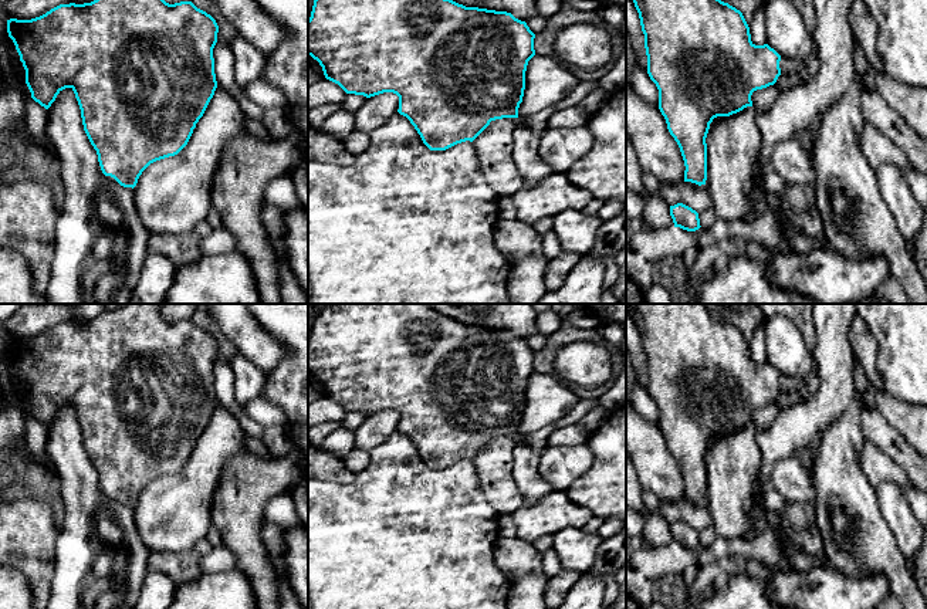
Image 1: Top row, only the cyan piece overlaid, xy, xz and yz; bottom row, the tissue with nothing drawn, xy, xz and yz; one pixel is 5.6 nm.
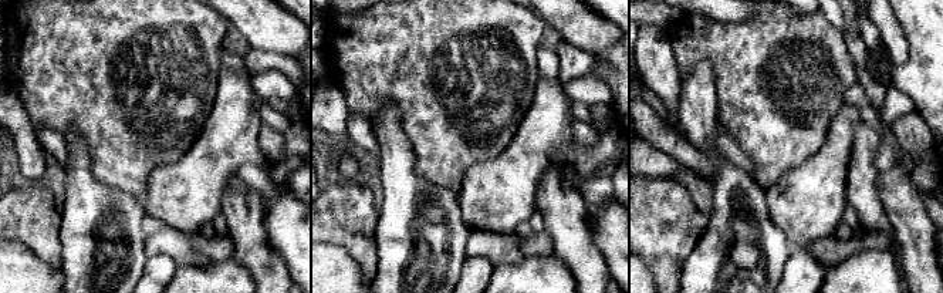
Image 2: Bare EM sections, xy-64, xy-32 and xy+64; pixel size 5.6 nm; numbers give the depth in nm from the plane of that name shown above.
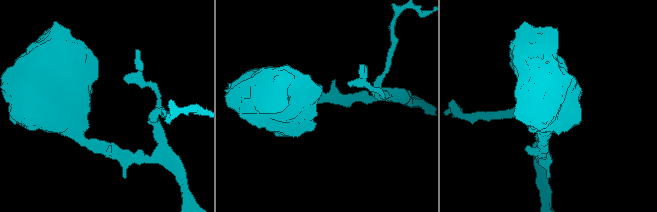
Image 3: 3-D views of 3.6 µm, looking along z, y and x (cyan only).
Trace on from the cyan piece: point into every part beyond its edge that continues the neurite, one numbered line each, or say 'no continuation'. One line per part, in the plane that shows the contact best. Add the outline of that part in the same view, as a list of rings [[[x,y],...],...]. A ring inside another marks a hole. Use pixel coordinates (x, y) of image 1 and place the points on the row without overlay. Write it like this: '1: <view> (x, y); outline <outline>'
no continuation

